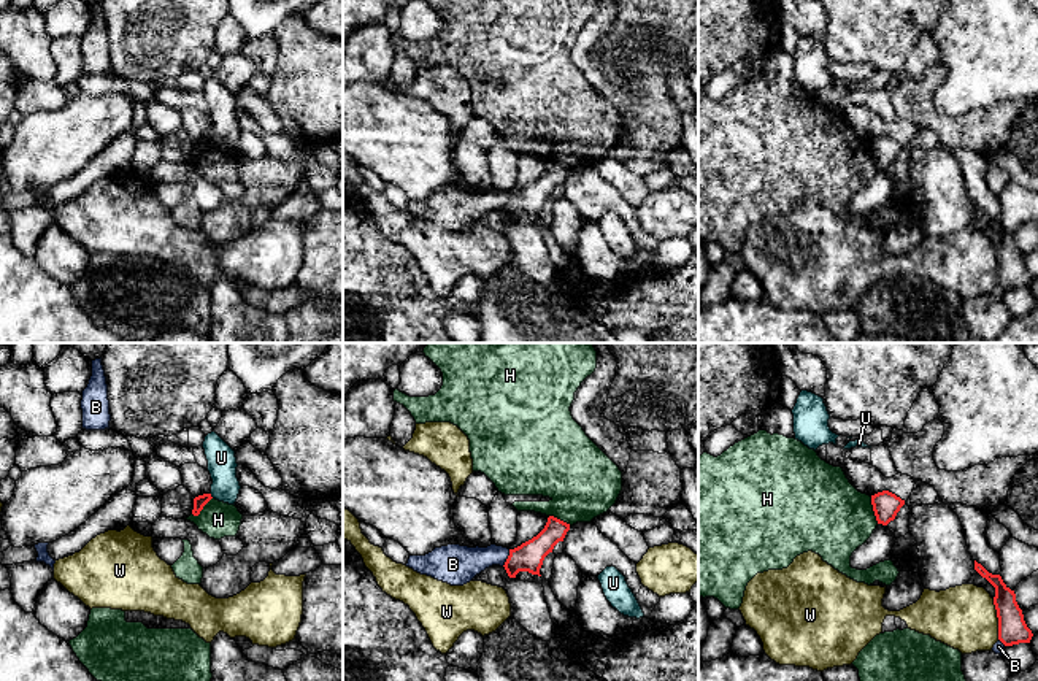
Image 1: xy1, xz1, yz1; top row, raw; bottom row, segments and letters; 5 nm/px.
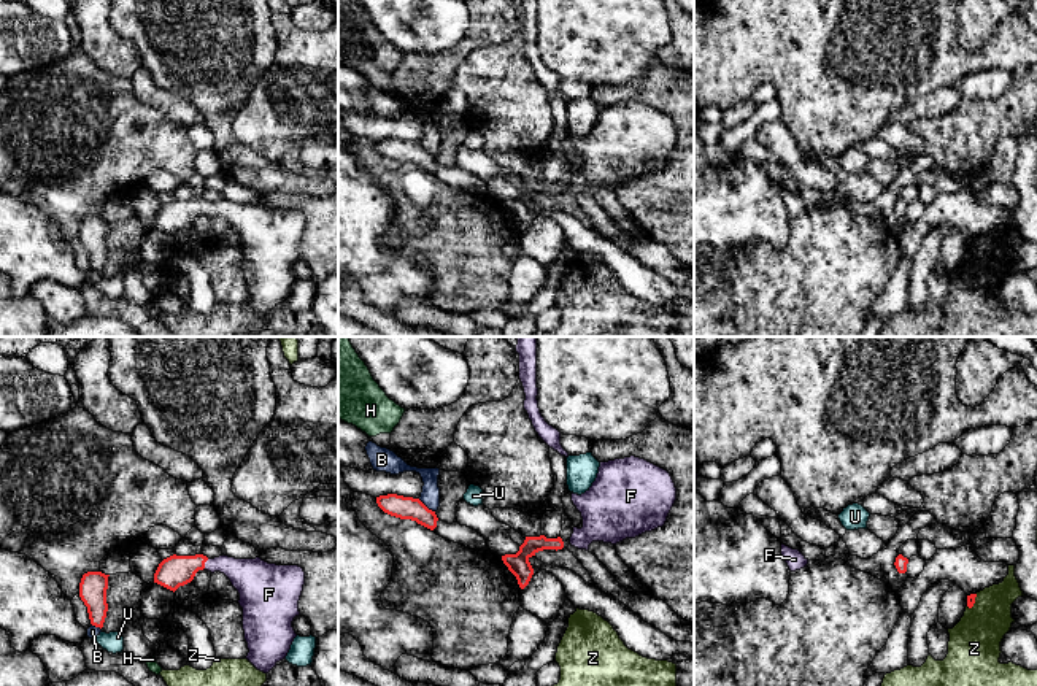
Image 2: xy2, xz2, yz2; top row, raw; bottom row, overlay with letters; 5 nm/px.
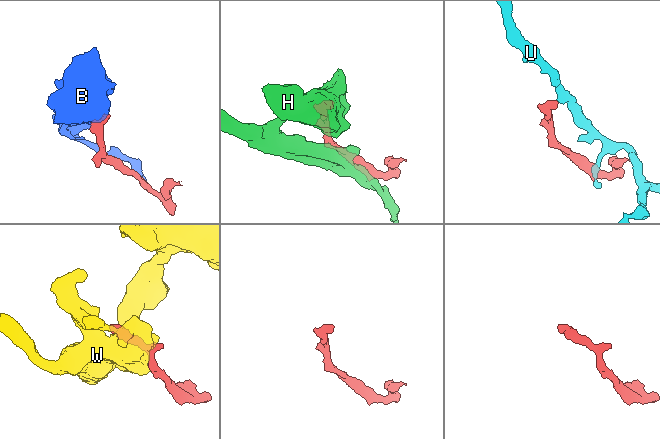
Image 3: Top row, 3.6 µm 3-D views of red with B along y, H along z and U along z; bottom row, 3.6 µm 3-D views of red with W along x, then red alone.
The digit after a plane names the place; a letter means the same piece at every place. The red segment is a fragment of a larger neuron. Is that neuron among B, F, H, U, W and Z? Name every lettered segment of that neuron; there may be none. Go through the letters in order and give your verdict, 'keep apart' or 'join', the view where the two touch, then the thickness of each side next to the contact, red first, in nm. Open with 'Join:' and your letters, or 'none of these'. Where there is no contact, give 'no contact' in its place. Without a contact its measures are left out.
Join: F
B: keep apart; contact in xz1; calibres 150 and 190 nm
F: join; contact in xy2; calibres 160 and 190 nm
H: keep apart; contact in yz1; calibres 140 and 400 nm
U: keep apart; contact in xy1; calibres 60 and 140 nm
W: keep apart; contact in yz1; calibres 140 and 320 nm
Z: keep apart; contact in yz2; calibres 50 and 260 nm

